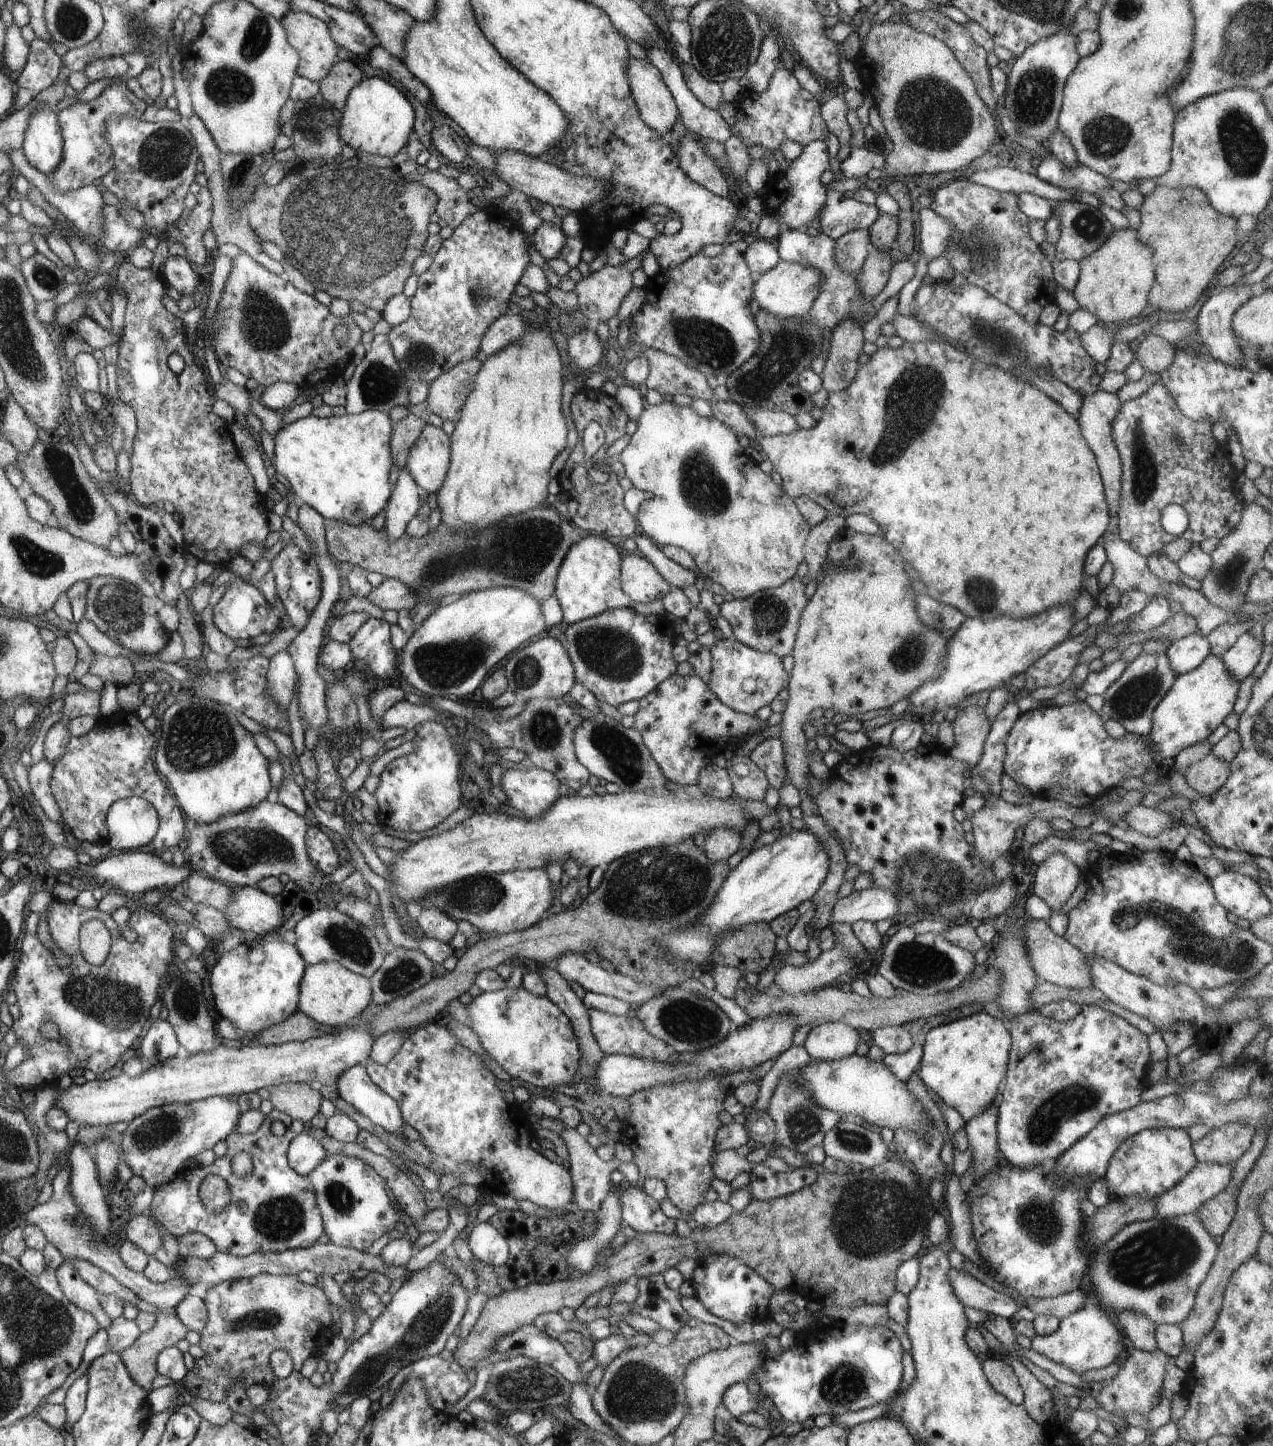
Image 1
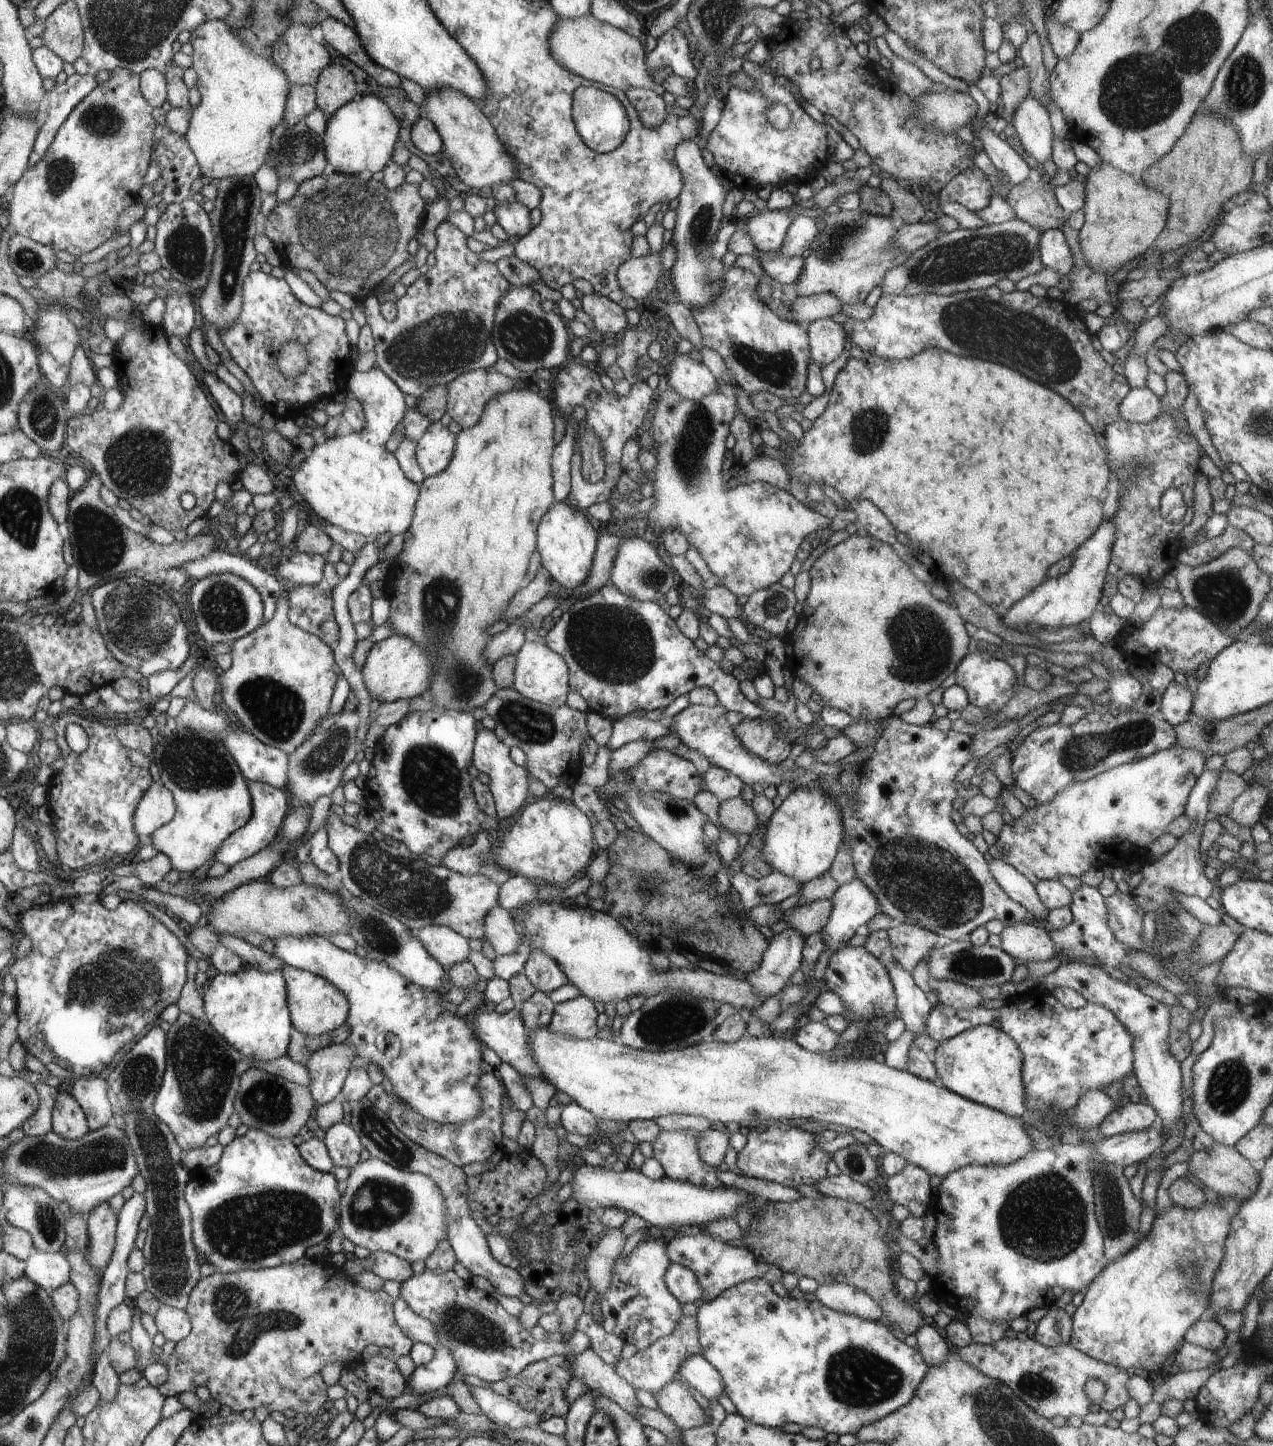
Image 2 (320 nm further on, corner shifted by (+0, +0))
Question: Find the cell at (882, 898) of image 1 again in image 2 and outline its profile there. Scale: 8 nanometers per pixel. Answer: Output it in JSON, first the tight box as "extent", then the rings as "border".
{"extent":[745,927,804,998],"border":[[[791,927],[774,935],[759,968],[748,973],[745,980],[758,994],[772,998],[790,983],[792,974],[801,968],[804,944],[804,934]]]}

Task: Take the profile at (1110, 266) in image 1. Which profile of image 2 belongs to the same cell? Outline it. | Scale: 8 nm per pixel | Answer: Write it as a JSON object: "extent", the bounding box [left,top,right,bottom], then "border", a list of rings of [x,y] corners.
{"extent":[1079,163,1168,274],"border":[[[1102,163],[1102,168],[1092,170],[1085,183],[1086,202],[1083,208],[1086,222],[1079,230],[1082,258],[1086,260],[1086,266],[1090,266],[1094,272],[1105,274],[1108,272],[1106,266],[1116,272],[1126,262],[1134,260],[1134,258],[1146,252],[1148,248],[1155,245],[1157,237],[1164,230],[1168,220],[1168,198],[1158,190],[1152,190],[1152,188],[1148,190],[1141,177],[1137,178],[1132,174],[1124,174],[1118,168],[1106,163]]]}

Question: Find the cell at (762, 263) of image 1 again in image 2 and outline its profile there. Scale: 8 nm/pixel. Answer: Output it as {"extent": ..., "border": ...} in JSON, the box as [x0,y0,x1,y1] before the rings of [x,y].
{"extent":[758,251,804,286],"border":[[[762,251],[762,256],[758,261],[768,276],[772,276],[776,282],[786,286],[798,282],[804,267],[802,257],[788,258],[788,256],[778,256],[778,252],[772,254],[771,251]]]}

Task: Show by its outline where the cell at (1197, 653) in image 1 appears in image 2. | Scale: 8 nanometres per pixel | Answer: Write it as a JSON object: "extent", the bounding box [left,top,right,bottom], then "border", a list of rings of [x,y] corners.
{"extent":[1159,681,1192,726],"border":[[[1174,681],[1170,682],[1161,692],[1162,702],[1160,704],[1162,706],[1160,706],[1159,712],[1164,720],[1172,726],[1186,722],[1191,716],[1192,692]]]}

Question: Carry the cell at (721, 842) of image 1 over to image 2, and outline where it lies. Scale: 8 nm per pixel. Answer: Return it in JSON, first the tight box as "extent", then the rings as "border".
{"extent":[718,796,758,837],"border":[[[741,796],[721,802],[718,820],[723,828],[736,834],[736,837],[741,834],[752,836],[758,829],[758,818],[751,802],[742,800]]]}

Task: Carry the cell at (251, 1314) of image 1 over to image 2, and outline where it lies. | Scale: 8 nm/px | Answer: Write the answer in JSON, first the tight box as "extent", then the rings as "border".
{"extent":[158,1257,415,1418],"border":[[[303,1257],[276,1267],[216,1272],[201,1278],[185,1309],[190,1316],[191,1332],[176,1343],[176,1349],[168,1356],[169,1381],[158,1386],[158,1390],[168,1398],[206,1386],[212,1398],[222,1406],[229,1406],[234,1414],[266,1406],[271,1412],[294,1410],[302,1416],[318,1418],[324,1412],[324,1404],[328,1404],[328,1386],[320,1374],[326,1364],[338,1362],[349,1370],[350,1365],[360,1361],[358,1356],[368,1344],[390,1348],[400,1357],[408,1355],[415,1344],[397,1323],[392,1296],[383,1289],[368,1292],[357,1284],[330,1284],[334,1272],[342,1274],[342,1269],[336,1269],[329,1259]]]}

